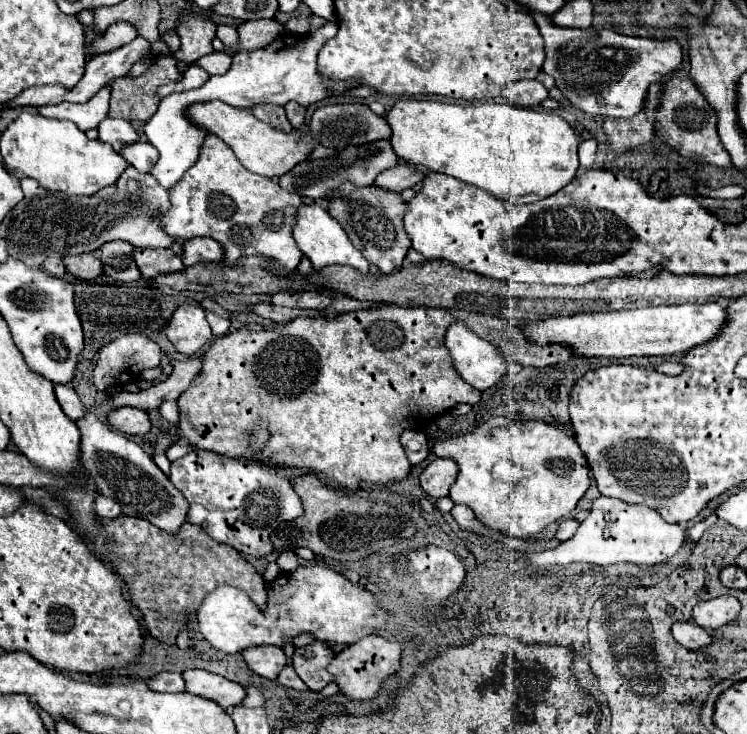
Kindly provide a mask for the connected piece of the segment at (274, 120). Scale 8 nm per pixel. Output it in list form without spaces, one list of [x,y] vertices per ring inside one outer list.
[[[259,104],[259,106],[253,106],[251,112],[259,120],[263,120],[263,122],[275,126],[275,128],[281,128],[281,130],[287,130],[287,132],[291,132],[291,128],[293,128],[287,122],[287,116],[285,116],[283,106],[277,106],[277,104]]]

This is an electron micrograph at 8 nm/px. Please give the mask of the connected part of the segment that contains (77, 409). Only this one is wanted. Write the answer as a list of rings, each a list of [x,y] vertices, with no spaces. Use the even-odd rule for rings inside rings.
[[[57,384],[57,386],[55,386],[55,394],[57,394],[57,400],[59,400],[63,412],[65,412],[73,422],[77,422],[77,420],[81,420],[81,418],[85,416],[85,406],[83,406],[83,402],[79,400],[77,392],[75,392],[71,386]]]

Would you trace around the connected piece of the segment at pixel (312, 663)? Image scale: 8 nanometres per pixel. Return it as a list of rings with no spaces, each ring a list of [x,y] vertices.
[[[311,642],[307,646],[295,648],[293,654],[293,668],[297,670],[299,678],[315,692],[325,688],[333,678],[327,672],[327,664],[335,654],[343,650],[343,644],[333,642]]]

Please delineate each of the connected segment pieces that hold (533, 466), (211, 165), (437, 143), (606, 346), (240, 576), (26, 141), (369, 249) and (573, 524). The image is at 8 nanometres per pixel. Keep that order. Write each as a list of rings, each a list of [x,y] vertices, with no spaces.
[[[495,416],[481,424],[477,430],[473,430],[471,434],[451,438],[445,442],[435,442],[433,452],[437,456],[455,458],[455,462],[459,464],[459,476],[451,486],[449,498],[455,504],[469,506],[483,526],[515,538],[537,536],[551,522],[569,516],[591,484],[587,460],[575,438],[553,424],[537,420],[513,422],[503,416]]]
[[[207,134],[199,160],[183,174],[183,178],[169,190],[171,210],[159,216],[167,234],[183,240],[195,236],[211,236],[225,248],[225,264],[235,264],[241,256],[261,254],[275,260],[281,268],[277,272],[293,272],[299,266],[301,250],[297,248],[291,228],[295,224],[295,210],[301,204],[299,194],[291,194],[267,176],[249,172],[237,160],[235,152],[215,134]]]
[[[409,98],[399,100],[389,110],[387,124],[393,130],[391,144],[397,156],[405,162],[459,178],[511,202],[539,202],[569,184],[579,170],[577,134],[561,116],[549,112],[535,112],[511,104],[449,104]]]
[[[683,304],[683,306],[649,306],[641,310],[591,312],[575,316],[549,318],[537,324],[527,324],[525,334],[537,344],[559,342],[573,348],[575,356],[583,358],[631,358],[631,356],[673,356],[701,346],[727,326],[727,310],[719,304]]]
[[[117,516],[113,520],[101,518],[101,526],[113,542],[109,546],[109,556],[117,568],[117,574],[121,574],[133,604],[141,610],[149,634],[161,642],[175,644],[177,634],[187,624],[189,612],[183,612],[185,606],[199,606],[211,592],[213,584],[237,586],[245,590],[261,610],[267,606],[265,580],[257,574],[253,564],[249,564],[231,546],[211,540],[211,536],[195,524],[185,522],[177,536],[163,534],[163,530],[151,526],[151,522],[131,516]]]
[[[23,112],[13,120],[1,136],[1,154],[5,168],[17,172],[19,176],[29,176],[41,182],[47,190],[91,196],[97,190],[111,186],[129,166],[109,144],[101,140],[89,140],[83,130],[79,130],[69,120],[53,120],[41,114]]]
[[[351,182],[341,184],[337,190],[339,194],[329,198],[329,214],[337,220],[347,238],[365,254],[365,258],[375,264],[383,274],[391,274],[397,266],[403,264],[407,250],[411,248],[411,240],[403,226],[403,214],[407,212],[407,202],[401,198],[399,192],[371,186],[353,186]]]
[[[569,518],[569,520],[563,520],[561,524],[559,524],[559,530],[557,530],[557,538],[559,540],[569,540],[575,532],[577,532],[577,528],[579,528],[579,520],[573,520],[573,518]]]

